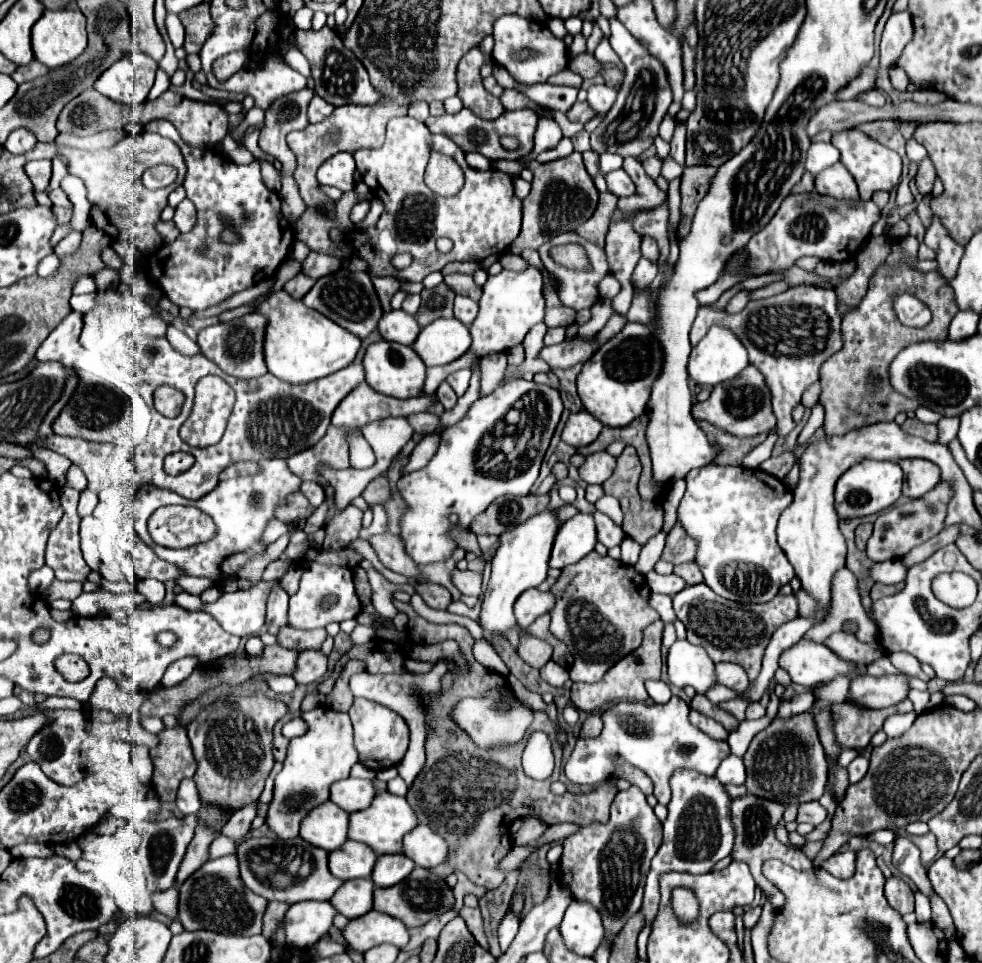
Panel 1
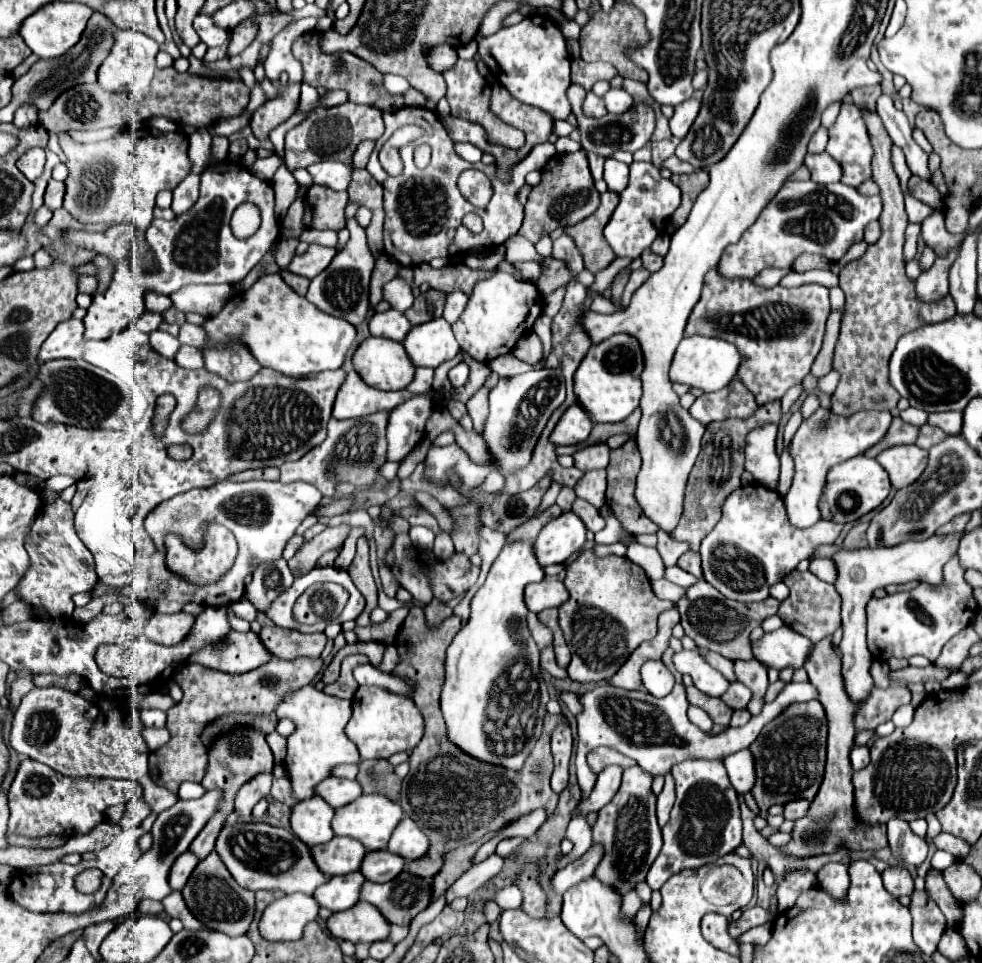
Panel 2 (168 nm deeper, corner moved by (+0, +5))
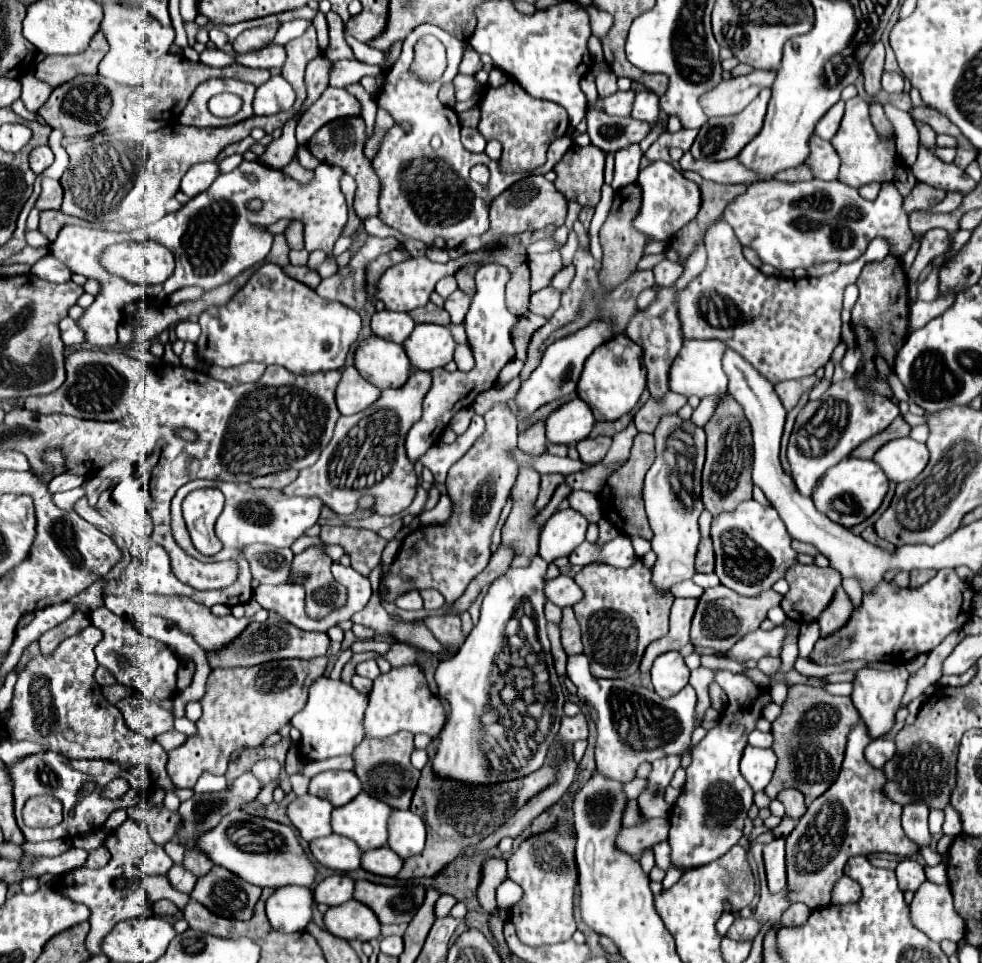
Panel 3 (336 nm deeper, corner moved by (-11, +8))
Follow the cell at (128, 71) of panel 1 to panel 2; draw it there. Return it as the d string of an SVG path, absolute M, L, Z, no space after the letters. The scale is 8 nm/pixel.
M118 29L114 33L116 43L110 51L110 55L104 59L104 63L98 69L98 85L106 91L132 91L134 87L148 87L154 71L156 71L156 53L158 43L150 39L148 35L132 29Z

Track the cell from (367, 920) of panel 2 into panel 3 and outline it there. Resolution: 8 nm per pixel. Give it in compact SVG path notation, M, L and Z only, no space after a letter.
M357 900L347 904L331 906L323 916L327 932L343 940L363 940L369 942L381 934L381 924L375 920L371 908Z

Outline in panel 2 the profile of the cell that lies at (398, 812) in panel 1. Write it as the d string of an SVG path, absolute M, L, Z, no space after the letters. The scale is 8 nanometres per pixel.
M376 793L360 795L360 799L336 809L336 815L332 819L332 829L336 835L346 835L346 837L358 839L368 851L378 851L378 849L386 849L390 835L398 827L402 817L404 817L404 811L398 801L392 801L392 799L388 799L384 795L376 795Z

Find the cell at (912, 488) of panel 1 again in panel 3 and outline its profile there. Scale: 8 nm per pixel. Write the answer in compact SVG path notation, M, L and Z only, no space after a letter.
M905 436L879 448L879 452L873 456L873 462L881 466L889 480L905 482L917 478L923 472L929 462L929 450L925 444Z

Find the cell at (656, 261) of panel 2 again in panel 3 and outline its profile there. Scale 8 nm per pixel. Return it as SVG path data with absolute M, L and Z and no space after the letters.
M663 260L659 262L655 268L655 284L659 288L671 288L671 284L675 284L675 280L679 280L679 276L683 274L683 266L677 264L677 262L669 262L669 260Z

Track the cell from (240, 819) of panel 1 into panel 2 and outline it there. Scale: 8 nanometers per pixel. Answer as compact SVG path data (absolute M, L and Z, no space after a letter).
M260 773L254 779L250 779L236 795L236 813L240 819L250 819L252 815L252 807L268 797L270 793L270 785L272 785L272 775L270 773Z

